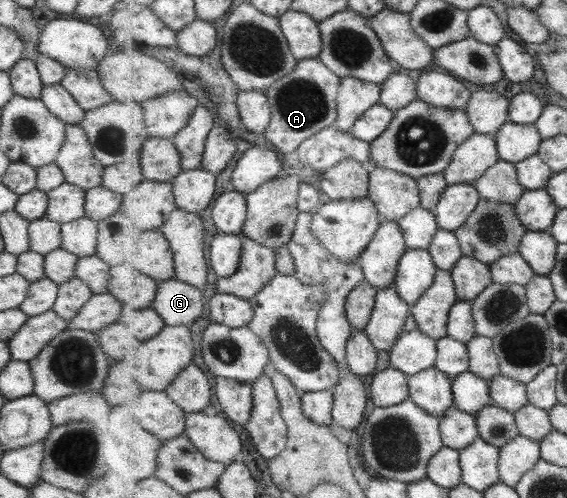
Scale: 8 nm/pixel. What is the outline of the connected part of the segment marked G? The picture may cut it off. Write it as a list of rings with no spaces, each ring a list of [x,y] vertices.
[[[175,277],[159,284],[159,290],[151,305],[171,326],[194,323],[202,311],[202,289]]]

